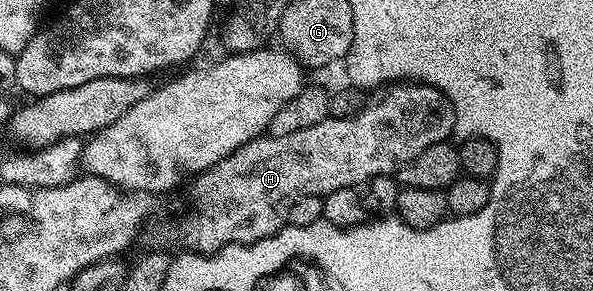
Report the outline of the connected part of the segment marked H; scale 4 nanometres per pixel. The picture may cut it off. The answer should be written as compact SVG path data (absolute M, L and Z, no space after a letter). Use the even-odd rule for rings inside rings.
M402 82L391 87L387 96L365 105L361 112L348 118L327 119L308 126L308 130L296 130L296 134L272 136L263 134L252 142L240 146L231 156L216 162L193 177L194 209L183 220L178 220L170 236L182 250L217 254L232 244L254 244L268 236L274 236L287 227L292 202L309 196L326 197L336 190L357 188L378 176L394 176L416 154L449 141L455 135L454 108L448 98L433 84Z

